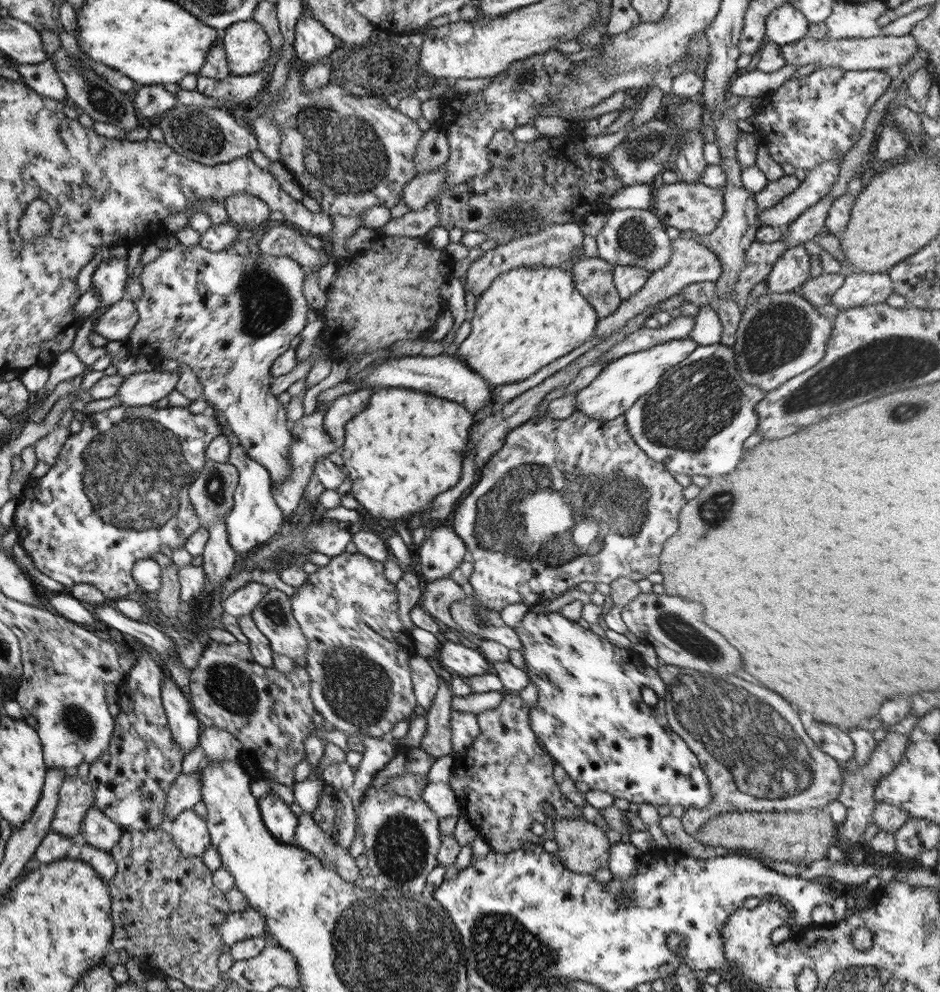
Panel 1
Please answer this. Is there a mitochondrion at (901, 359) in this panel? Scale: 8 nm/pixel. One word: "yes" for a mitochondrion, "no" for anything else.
yes

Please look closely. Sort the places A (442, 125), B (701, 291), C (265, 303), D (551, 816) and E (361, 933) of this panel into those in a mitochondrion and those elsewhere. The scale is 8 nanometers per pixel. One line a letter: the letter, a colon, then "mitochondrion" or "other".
A: other
B: other
C: mitochondrion
D: other
E: mitochondrion

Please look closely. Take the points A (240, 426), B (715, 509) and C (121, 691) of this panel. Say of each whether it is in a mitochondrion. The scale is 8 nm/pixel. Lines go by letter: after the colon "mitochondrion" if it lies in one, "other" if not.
A: other
B: mitochondrion
C: other

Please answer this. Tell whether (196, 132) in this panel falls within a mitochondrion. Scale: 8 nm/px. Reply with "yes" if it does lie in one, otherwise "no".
yes

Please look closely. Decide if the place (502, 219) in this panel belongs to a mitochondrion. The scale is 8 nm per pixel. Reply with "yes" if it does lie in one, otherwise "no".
yes

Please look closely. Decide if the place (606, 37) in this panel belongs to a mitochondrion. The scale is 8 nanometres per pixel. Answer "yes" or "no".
no

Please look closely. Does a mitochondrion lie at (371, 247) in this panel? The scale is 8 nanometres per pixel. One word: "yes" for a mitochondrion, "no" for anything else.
no

